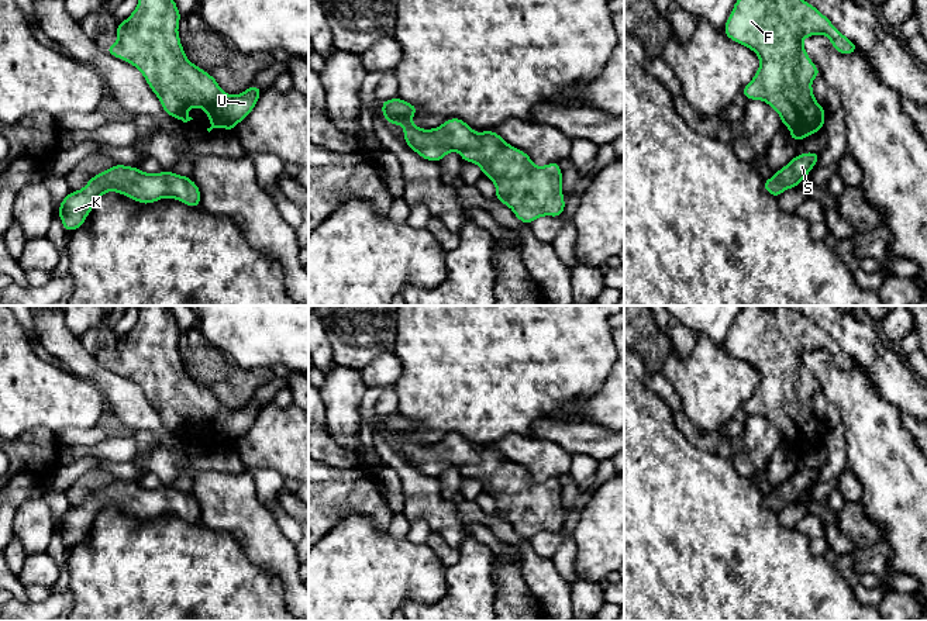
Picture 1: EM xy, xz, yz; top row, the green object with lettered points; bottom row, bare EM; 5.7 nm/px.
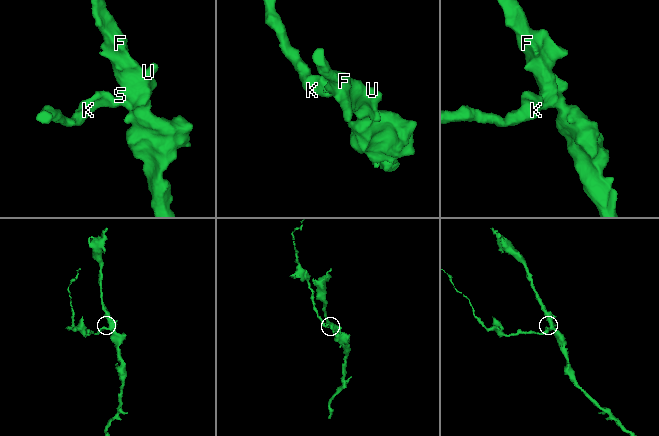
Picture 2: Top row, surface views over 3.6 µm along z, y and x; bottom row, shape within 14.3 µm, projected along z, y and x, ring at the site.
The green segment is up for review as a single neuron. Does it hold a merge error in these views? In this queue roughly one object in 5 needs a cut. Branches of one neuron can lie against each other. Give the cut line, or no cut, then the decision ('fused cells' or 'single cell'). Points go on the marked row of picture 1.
cut none; single cell

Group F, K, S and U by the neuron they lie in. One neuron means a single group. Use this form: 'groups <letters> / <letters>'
groups F K S U

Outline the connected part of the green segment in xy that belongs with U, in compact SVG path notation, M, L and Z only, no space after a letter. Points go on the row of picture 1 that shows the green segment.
M138 0L131 15L117 25L118 41L108 45L106 51L131 63L144 75L168 115L187 123L193 120L187 115L187 110L200 107L207 113L207 120L211 121L209 132L213 128L232 131L238 123L249 115L263 90L251 84L241 94L227 94L211 75L193 65L185 55L178 34L180 17L175 0Z

